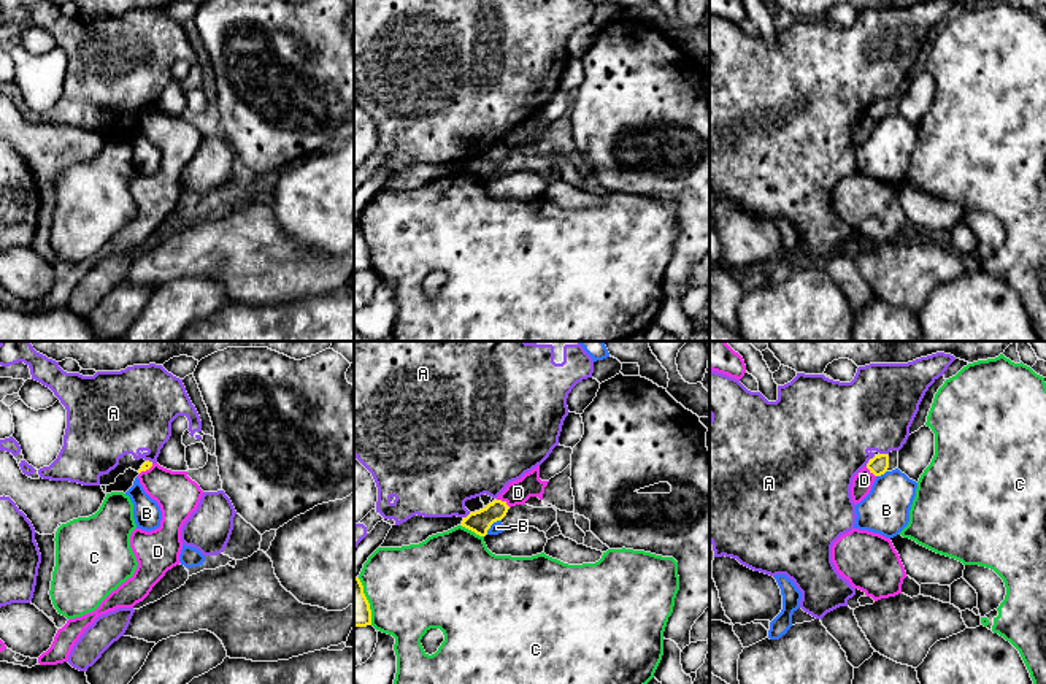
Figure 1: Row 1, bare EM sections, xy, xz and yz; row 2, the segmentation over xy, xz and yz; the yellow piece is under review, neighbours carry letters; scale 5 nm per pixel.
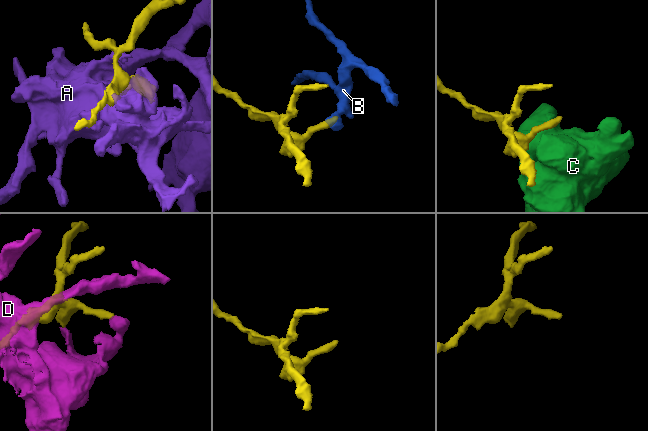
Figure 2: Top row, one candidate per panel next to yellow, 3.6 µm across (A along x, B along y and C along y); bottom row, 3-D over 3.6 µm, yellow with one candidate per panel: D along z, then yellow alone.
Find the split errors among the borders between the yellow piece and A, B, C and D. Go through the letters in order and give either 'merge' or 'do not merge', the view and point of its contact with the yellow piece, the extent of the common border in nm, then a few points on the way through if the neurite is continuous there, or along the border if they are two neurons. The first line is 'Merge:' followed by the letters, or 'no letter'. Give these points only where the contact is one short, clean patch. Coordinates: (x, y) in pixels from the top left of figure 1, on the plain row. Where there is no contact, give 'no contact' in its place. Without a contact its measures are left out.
Merge: no letter
A: do not merge | yz (883, 99) | 40 nm
B: do not merge | xz (491, 169) | 110 nm | along xz (500, 164), (486, 178)
C: do not merge | xz (472, 175) | 140 nm
D: do not merge | xz (503, 146) | 80 nm

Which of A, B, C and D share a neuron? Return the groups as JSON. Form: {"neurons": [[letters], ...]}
{"neurons": [["A"], ["B"], ["C"], ["D"]]}

